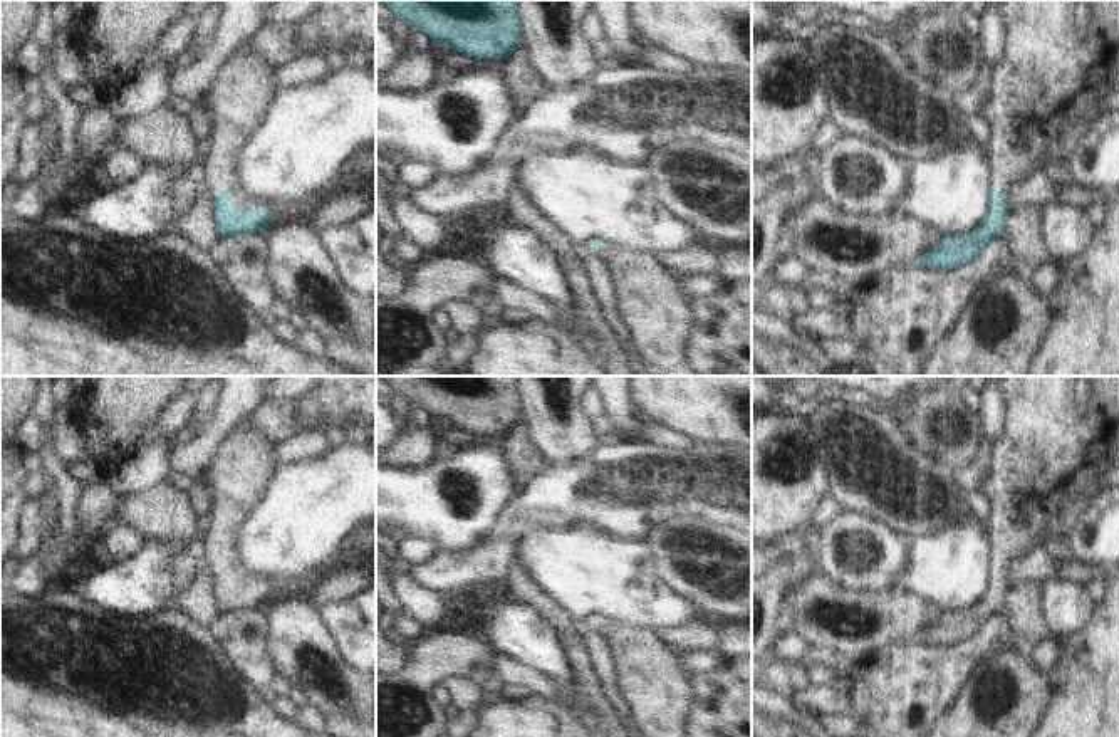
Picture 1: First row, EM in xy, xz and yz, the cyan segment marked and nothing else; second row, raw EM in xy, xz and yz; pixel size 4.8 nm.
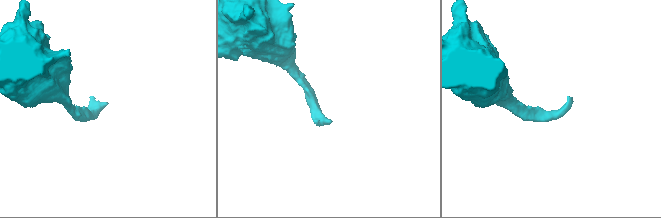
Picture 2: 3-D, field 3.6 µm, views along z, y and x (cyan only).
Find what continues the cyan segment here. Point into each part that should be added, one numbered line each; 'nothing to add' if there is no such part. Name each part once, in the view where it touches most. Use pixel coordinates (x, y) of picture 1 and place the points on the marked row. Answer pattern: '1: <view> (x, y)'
1: xy (242, 91)

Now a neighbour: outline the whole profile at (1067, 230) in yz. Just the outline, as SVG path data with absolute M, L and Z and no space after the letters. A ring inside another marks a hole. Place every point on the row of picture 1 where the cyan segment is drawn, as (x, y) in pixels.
M1050 203L1042 208L1044 243L1055 264L1077 259L1090 245L1096 227L1087 210L1065 203Z

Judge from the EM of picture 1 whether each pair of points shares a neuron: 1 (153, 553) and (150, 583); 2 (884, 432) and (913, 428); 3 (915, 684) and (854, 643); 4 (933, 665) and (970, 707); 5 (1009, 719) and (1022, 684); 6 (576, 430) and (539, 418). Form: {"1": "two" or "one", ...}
{"1": "one", "2": "two", "3": "two", "4": "two", "5": "one", "6": "one"}

